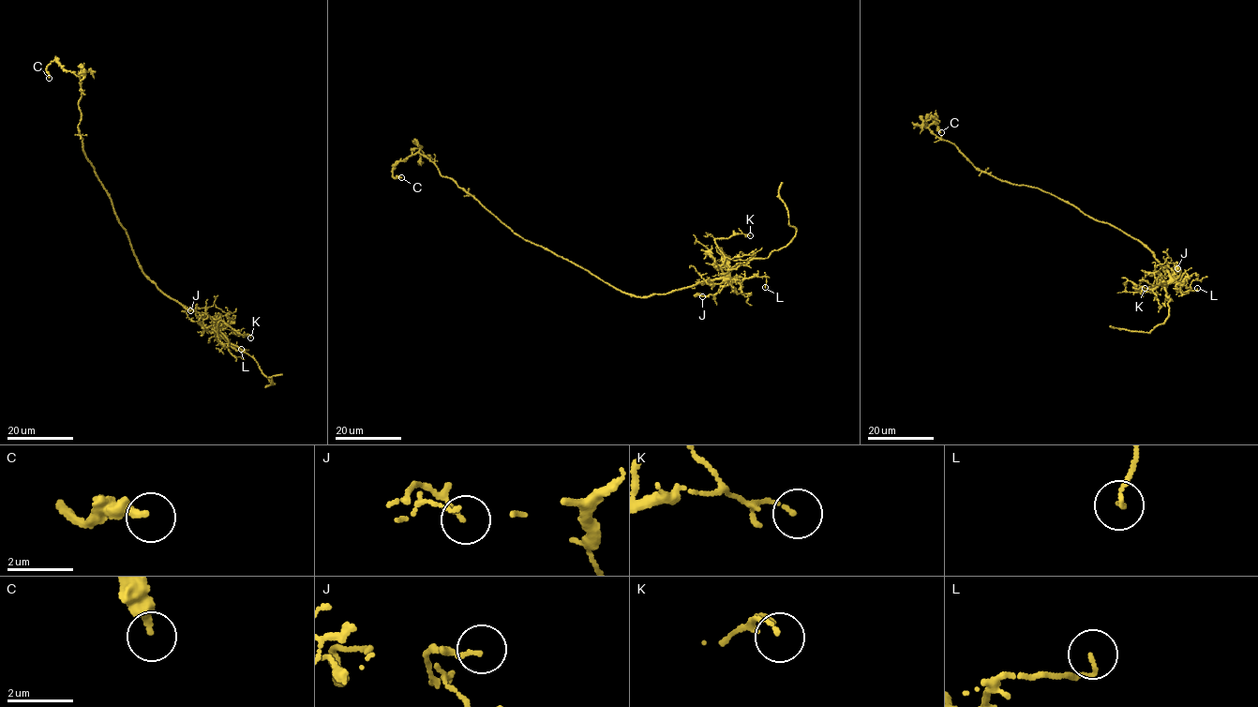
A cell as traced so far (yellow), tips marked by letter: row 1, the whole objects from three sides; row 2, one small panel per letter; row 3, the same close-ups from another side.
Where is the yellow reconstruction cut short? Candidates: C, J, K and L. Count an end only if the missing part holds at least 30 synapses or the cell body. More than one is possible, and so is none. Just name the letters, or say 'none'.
none

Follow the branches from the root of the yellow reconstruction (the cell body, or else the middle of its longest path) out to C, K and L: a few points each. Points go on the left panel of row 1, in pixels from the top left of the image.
C: (128, 239), (83, 151), (78, 126), (82, 94), (79, 77), (55, 60), (47, 67), (49, 78)
K: (128, 239), (142, 271), (160, 291), (188, 309), (205, 314), (213, 322), (216, 331), (221, 321), (250, 338)
L: (128, 239), (142, 271), (160, 291), (188, 309), (205, 314), (222, 338), (236, 350), (245, 350), (241, 349)

